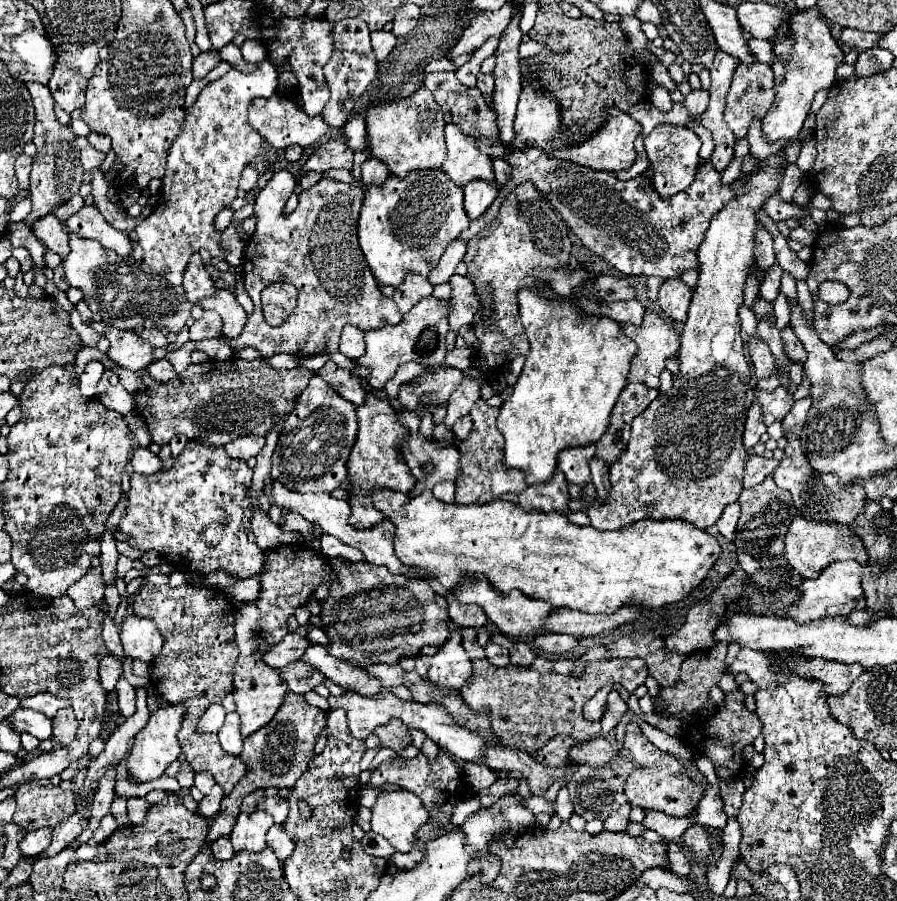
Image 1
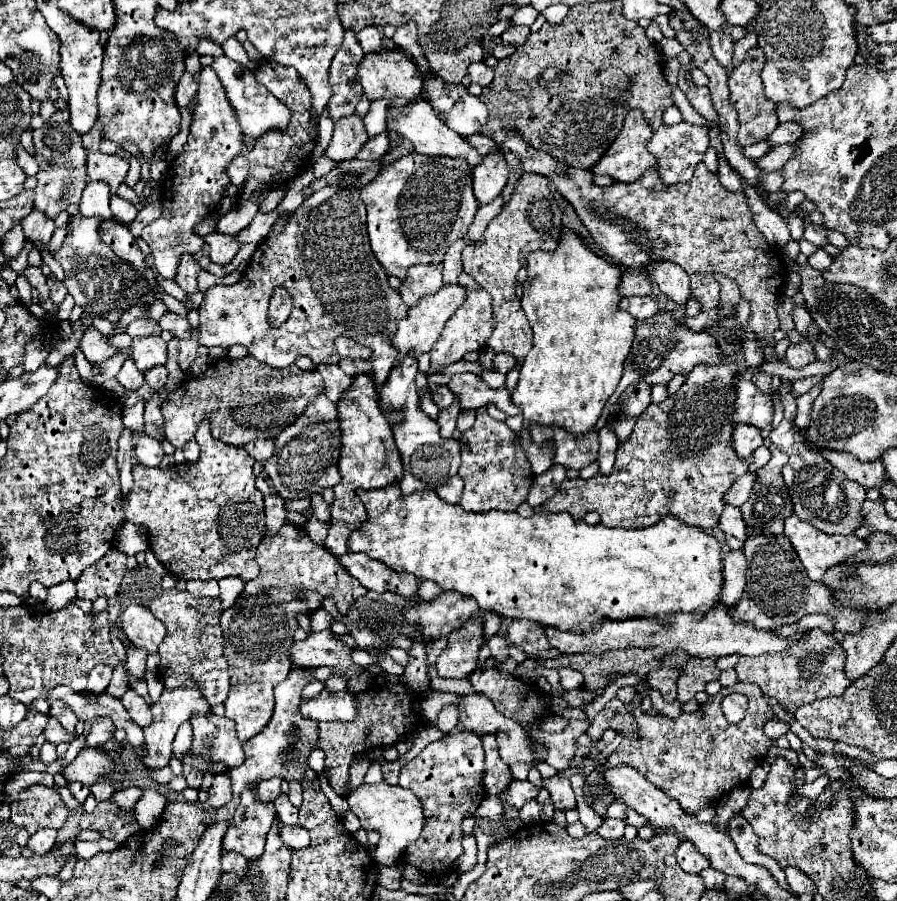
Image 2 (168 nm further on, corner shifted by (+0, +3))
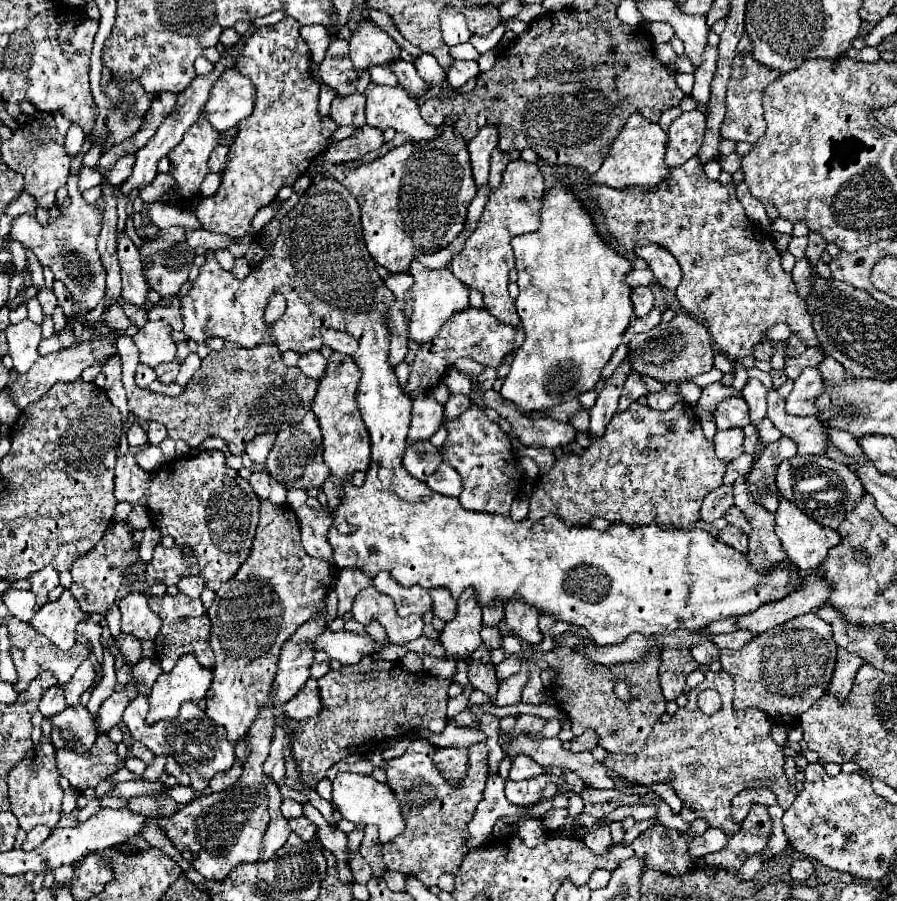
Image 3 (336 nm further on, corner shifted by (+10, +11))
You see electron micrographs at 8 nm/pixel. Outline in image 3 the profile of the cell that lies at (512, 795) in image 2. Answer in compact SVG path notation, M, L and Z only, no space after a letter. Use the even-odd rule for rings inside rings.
M543 773L533 779L525 781L505 781L505 795L515 805L531 805L537 803L543 797L543 789L547 783L551 783L555 777L551 773Z

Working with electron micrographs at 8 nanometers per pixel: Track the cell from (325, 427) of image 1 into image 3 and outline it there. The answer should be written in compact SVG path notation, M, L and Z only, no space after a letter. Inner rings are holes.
M309 411L297 425L277 433L275 445L265 461L265 471L287 489L319 489L323 485L323 481L329 477L329 467L323 463L323 435L313 411Z

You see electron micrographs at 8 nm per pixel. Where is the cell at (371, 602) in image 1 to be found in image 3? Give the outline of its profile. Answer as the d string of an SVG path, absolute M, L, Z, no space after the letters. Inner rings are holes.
M437 587L437 589L431 589L429 595L433 599L433 615L443 621L451 621L457 613L457 605L455 605L453 597L449 595L449 589Z

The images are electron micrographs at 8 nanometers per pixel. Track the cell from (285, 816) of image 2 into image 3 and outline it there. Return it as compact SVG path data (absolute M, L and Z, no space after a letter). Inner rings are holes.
M283 799L283 803L281 803L281 813L283 813L285 819L293 819L293 817L301 817L301 815L303 815L303 809L301 809L301 805L299 805L297 801L293 801L293 799Z

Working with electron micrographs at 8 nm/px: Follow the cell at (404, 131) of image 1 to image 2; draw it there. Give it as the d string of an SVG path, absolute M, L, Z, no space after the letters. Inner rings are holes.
M381 49L379 53L365 53L363 59L359 61L357 73L359 73L363 91L369 97L369 101L375 101L375 99L381 99L381 97L385 97L389 103L395 97L415 99L415 97L421 95L421 89L423 89L423 79L419 75L417 67L415 67L415 63L399 51Z

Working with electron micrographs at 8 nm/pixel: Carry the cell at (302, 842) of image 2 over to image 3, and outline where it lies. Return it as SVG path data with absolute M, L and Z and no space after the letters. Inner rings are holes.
M297 817L297 819L289 819L289 829L293 833L297 833L303 841L309 841L317 835L317 827L307 819L307 817Z

